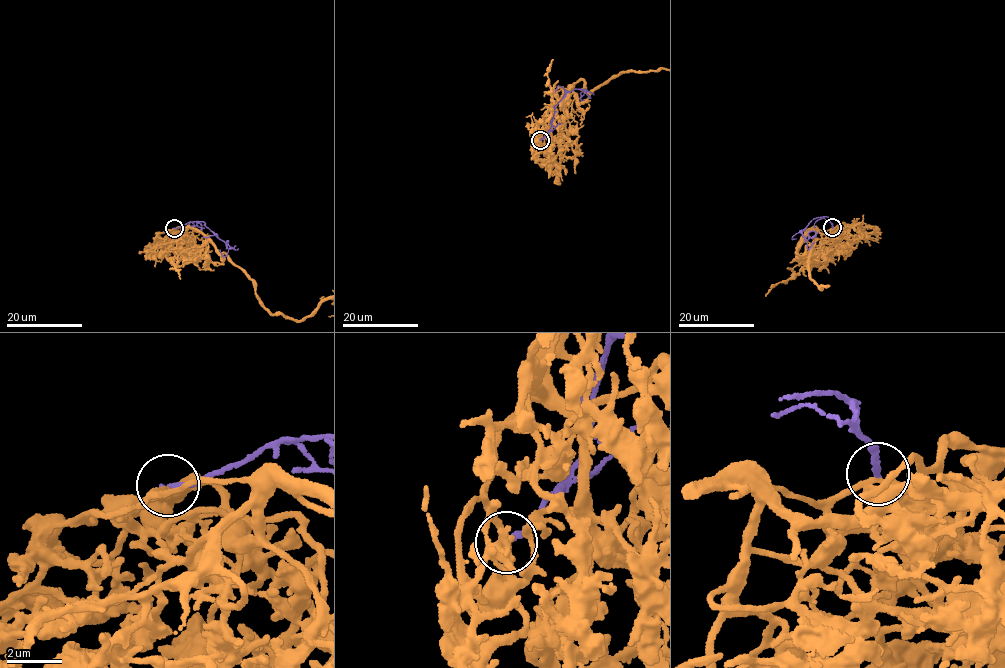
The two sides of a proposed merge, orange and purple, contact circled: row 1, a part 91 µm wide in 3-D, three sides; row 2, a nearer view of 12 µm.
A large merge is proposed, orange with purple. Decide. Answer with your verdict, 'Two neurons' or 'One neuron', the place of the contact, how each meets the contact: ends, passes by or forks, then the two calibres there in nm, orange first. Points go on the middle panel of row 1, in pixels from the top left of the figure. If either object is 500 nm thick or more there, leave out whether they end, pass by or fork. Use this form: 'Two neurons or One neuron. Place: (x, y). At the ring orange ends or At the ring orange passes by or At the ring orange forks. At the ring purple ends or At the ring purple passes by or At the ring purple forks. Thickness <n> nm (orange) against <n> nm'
Two neurons. Place: (540, 140). At the ring orange passes by. At the ring purple ends. Thickness 180 nm (orange) against 180 nm

